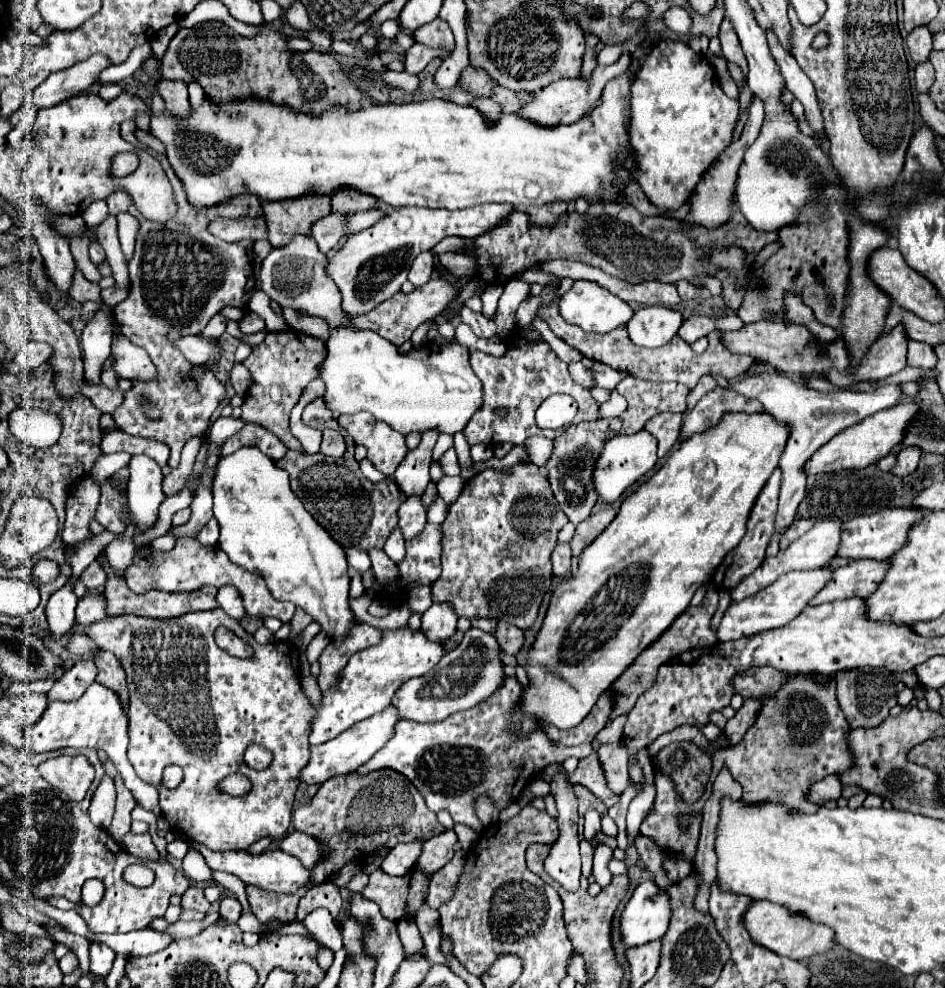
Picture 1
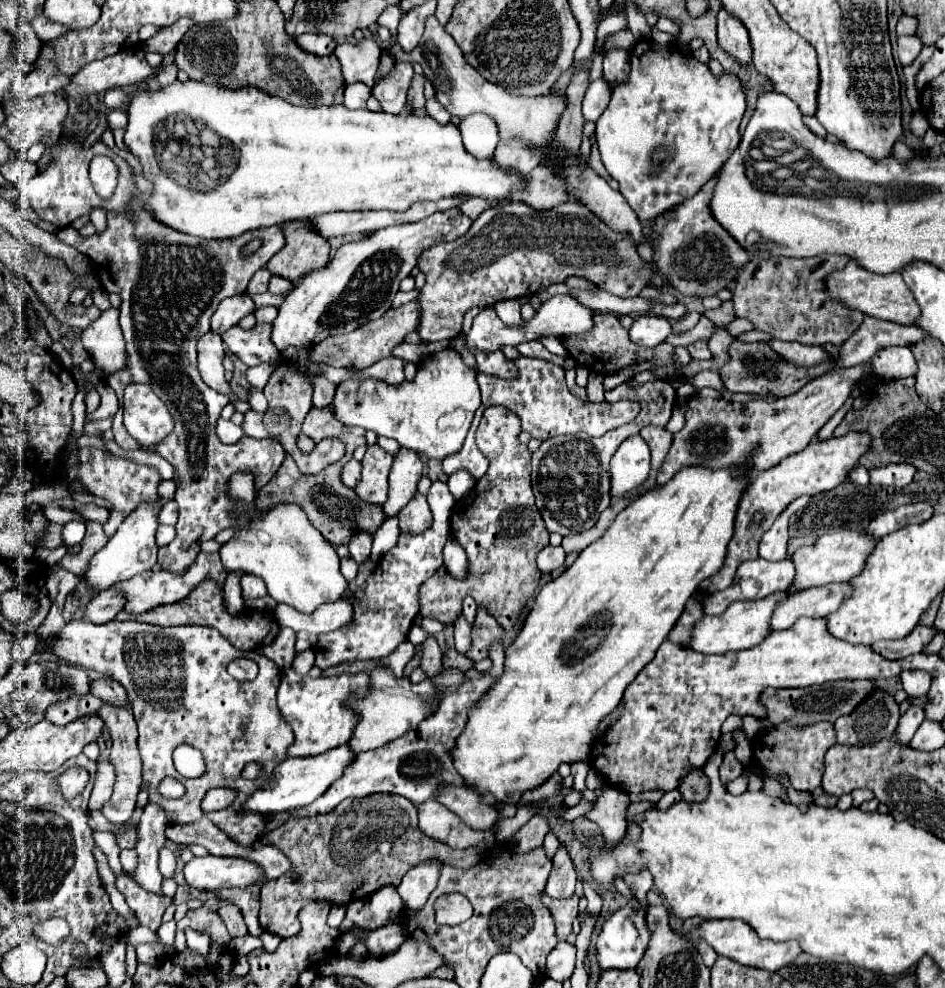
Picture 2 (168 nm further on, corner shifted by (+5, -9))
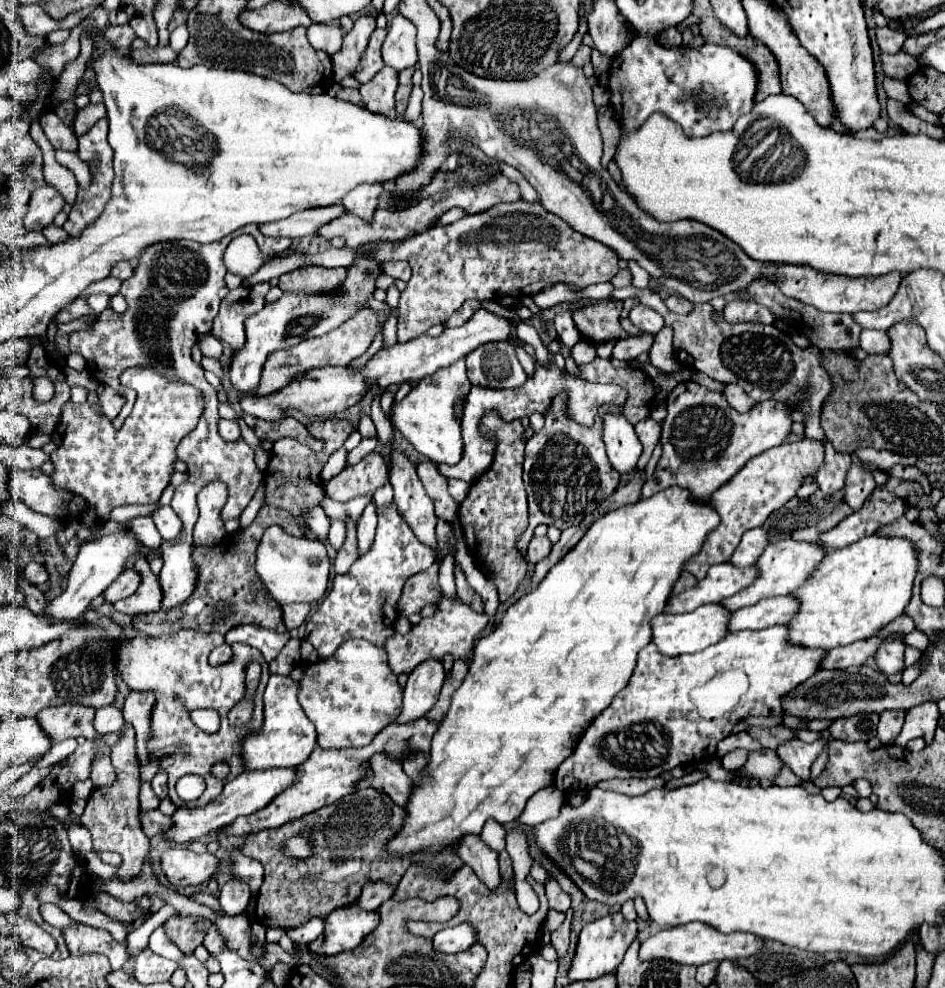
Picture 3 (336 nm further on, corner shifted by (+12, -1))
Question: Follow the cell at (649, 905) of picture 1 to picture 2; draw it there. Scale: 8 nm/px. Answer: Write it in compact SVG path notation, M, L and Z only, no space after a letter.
M631 900L625 908L617 910L609 920L605 920L597 936L597 964L601 970L629 970L635 968L647 948L649 930L645 926L645 916L637 900Z

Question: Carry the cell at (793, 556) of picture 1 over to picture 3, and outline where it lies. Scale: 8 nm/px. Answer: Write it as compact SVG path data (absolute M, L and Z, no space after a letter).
M730 562L716 564L708 570L708 576L700 580L694 588L684 590L680 596L670 596L670 612L692 612L702 604L710 602L722 602L736 592L748 588L756 578L760 576L760 570L756 566L738 568Z

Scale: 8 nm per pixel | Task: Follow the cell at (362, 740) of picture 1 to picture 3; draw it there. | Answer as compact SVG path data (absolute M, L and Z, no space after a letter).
M294 766L292 768L270 768L270 770L248 770L248 772L240 774L238 778L230 780L224 786L222 794L216 796L208 806L204 806L204 808L178 808L172 816L174 826L168 830L166 838L182 844L182 842L190 842L202 834L218 832L224 826L232 824L238 816L252 814L252 812L264 808L272 798L276 798L286 788L290 788L296 780L298 780L298 774L296 774Z

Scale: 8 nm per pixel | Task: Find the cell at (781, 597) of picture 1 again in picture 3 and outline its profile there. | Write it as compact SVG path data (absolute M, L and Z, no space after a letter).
M704 604L688 614L666 614L664 612L652 620L652 634L654 634L652 640L656 642L656 646L660 646L660 652L664 652L664 656L700 652L730 634L730 628L728 628L730 616L732 612L722 604Z

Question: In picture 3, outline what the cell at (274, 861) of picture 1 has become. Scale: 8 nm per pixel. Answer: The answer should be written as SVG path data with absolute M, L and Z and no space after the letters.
M172 848L162 854L162 868L172 886L198 886L208 882L220 868L214 854L194 854L186 848Z

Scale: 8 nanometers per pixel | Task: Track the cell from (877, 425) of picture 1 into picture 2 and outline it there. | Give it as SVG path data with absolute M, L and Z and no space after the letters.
M849 432L841 438L829 438L825 442L819 442L819 440L811 442L799 454L791 454L791 456L783 458L781 464L777 464L775 468L757 472L757 476L753 476L749 480L749 484L739 500L737 514L735 514L735 534L727 546L727 556L725 556L723 568L715 576L711 576L711 584L709 584L707 592L725 590L727 586L731 586L737 566L745 560L757 558L757 546L759 546L761 536L771 528L771 524L777 520L777 516L783 512L783 508L787 508L787 504L791 504L793 500L797 500L803 494L813 496L819 492L829 492L831 488L845 482L849 470L869 450L869 444L871 444L871 438L865 432Z

